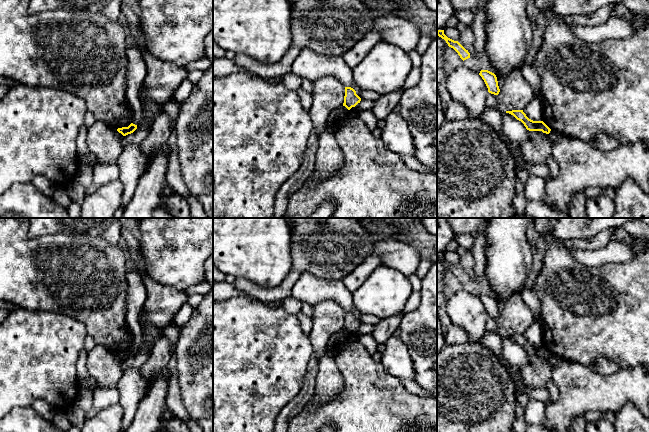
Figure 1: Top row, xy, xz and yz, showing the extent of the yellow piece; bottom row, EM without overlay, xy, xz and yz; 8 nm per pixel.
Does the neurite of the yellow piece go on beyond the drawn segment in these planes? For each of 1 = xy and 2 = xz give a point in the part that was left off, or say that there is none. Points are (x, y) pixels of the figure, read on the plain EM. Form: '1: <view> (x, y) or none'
1: none
2: none

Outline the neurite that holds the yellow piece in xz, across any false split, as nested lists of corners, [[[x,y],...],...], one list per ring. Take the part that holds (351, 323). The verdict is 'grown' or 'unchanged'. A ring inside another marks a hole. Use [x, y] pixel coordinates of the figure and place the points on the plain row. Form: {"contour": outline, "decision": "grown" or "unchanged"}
{"contour": [[[345,311],[345,320],[344,320],[344,327],[348,334],[352,331],[355,331],[358,327],[360,327],[361,322],[356,318],[356,315],[351,311]]], "decision": "unchanged"}

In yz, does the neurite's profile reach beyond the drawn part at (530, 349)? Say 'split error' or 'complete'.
complete

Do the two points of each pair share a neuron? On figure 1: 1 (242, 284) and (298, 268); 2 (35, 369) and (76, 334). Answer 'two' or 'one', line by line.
1: one
2: one

